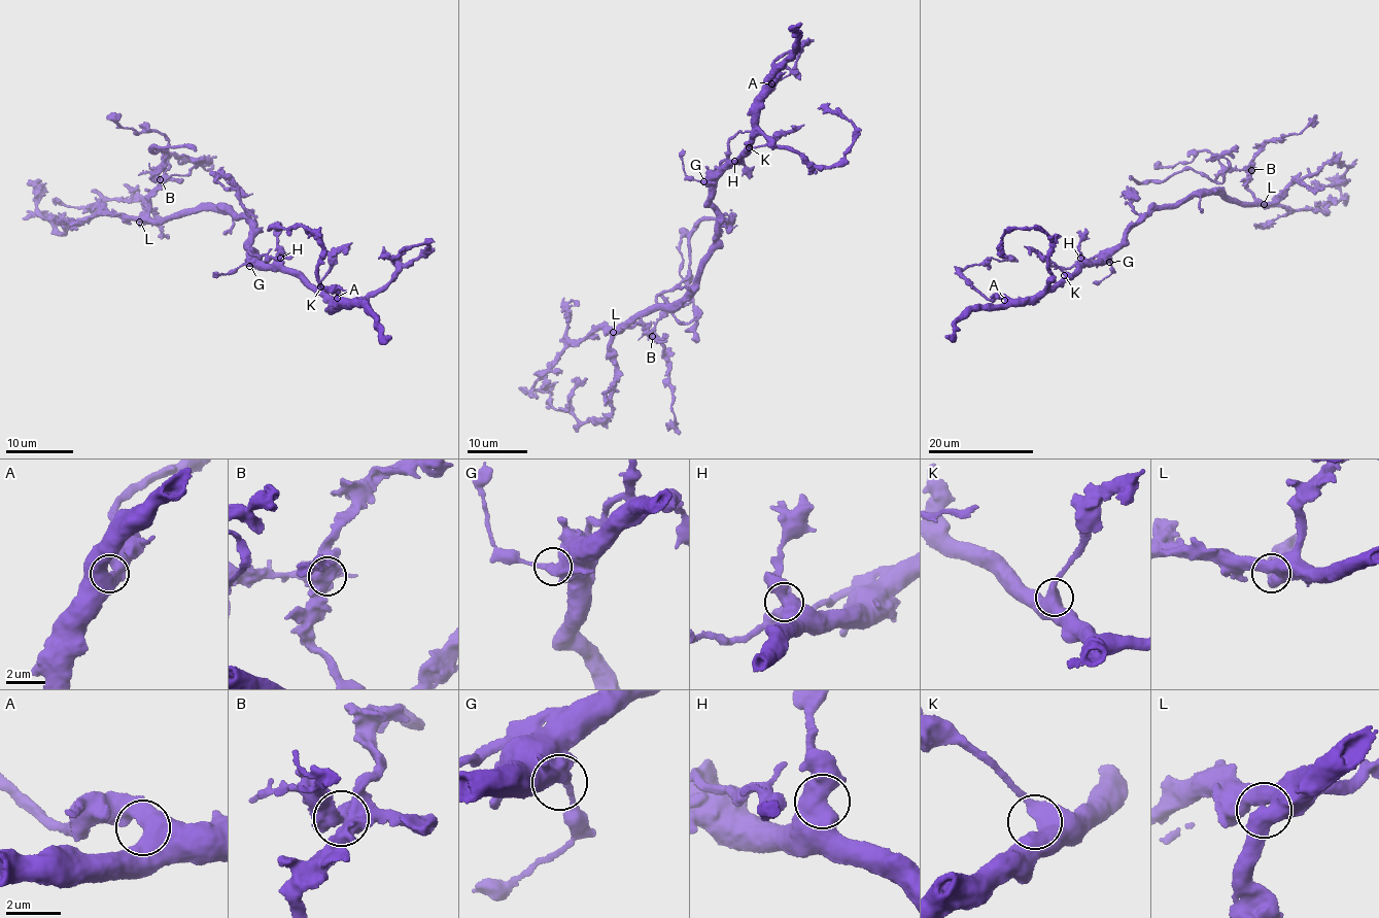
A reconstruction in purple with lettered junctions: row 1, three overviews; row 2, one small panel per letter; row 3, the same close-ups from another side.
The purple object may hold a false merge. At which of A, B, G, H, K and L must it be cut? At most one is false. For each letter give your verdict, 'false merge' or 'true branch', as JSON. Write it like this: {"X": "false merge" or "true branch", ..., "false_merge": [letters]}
{"A": "true branch", "B": "false merge", "G": "true branch", "H": "true branch", "K": "true branch", "L": "true branch", "false_merge": ["B"]}

